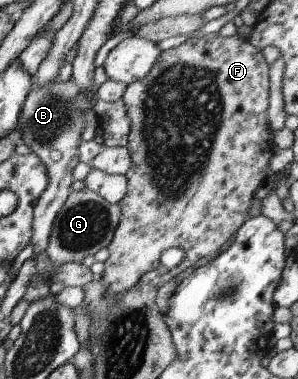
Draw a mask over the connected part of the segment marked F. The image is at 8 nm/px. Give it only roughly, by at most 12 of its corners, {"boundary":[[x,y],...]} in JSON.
{"boundary":[[235,34],[125,85],[99,279],[218,251],[272,175],[268,67]]}

